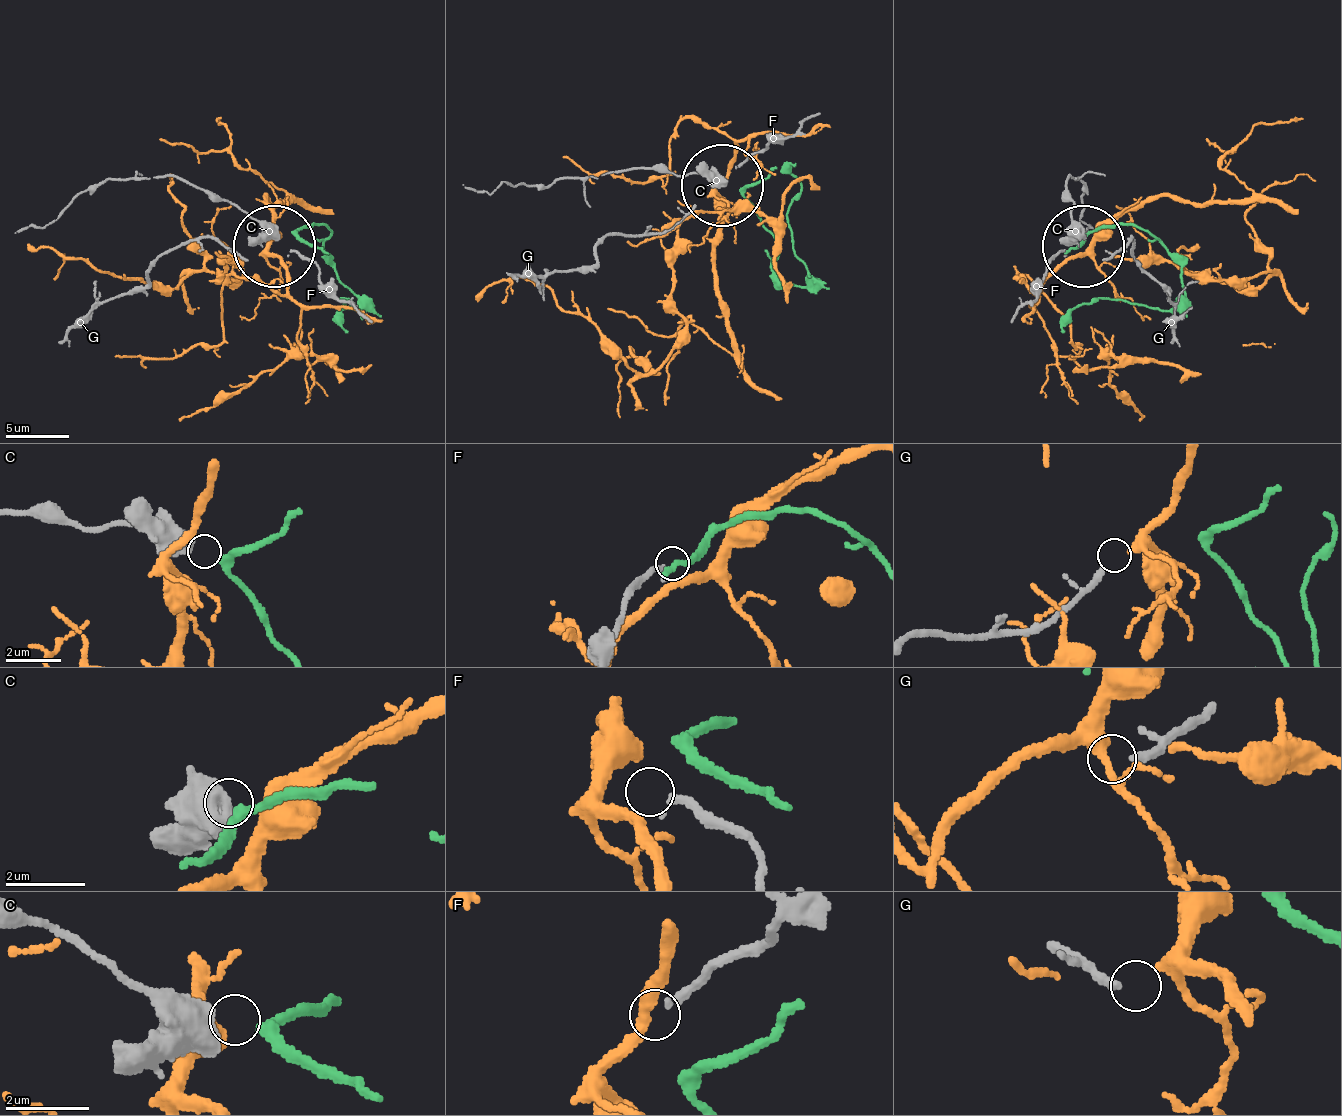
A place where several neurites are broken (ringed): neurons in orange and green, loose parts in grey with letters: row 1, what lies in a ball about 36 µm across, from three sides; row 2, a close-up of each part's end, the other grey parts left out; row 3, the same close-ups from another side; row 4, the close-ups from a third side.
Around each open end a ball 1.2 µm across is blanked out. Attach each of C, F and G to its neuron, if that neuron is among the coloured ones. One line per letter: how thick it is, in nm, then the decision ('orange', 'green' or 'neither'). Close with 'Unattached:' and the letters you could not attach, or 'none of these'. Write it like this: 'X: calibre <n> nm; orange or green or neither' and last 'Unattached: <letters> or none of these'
C: calibre 650 nm; green
F: calibre 160 nm; neither
G: calibre 220 nm; orange
Unattached: F

